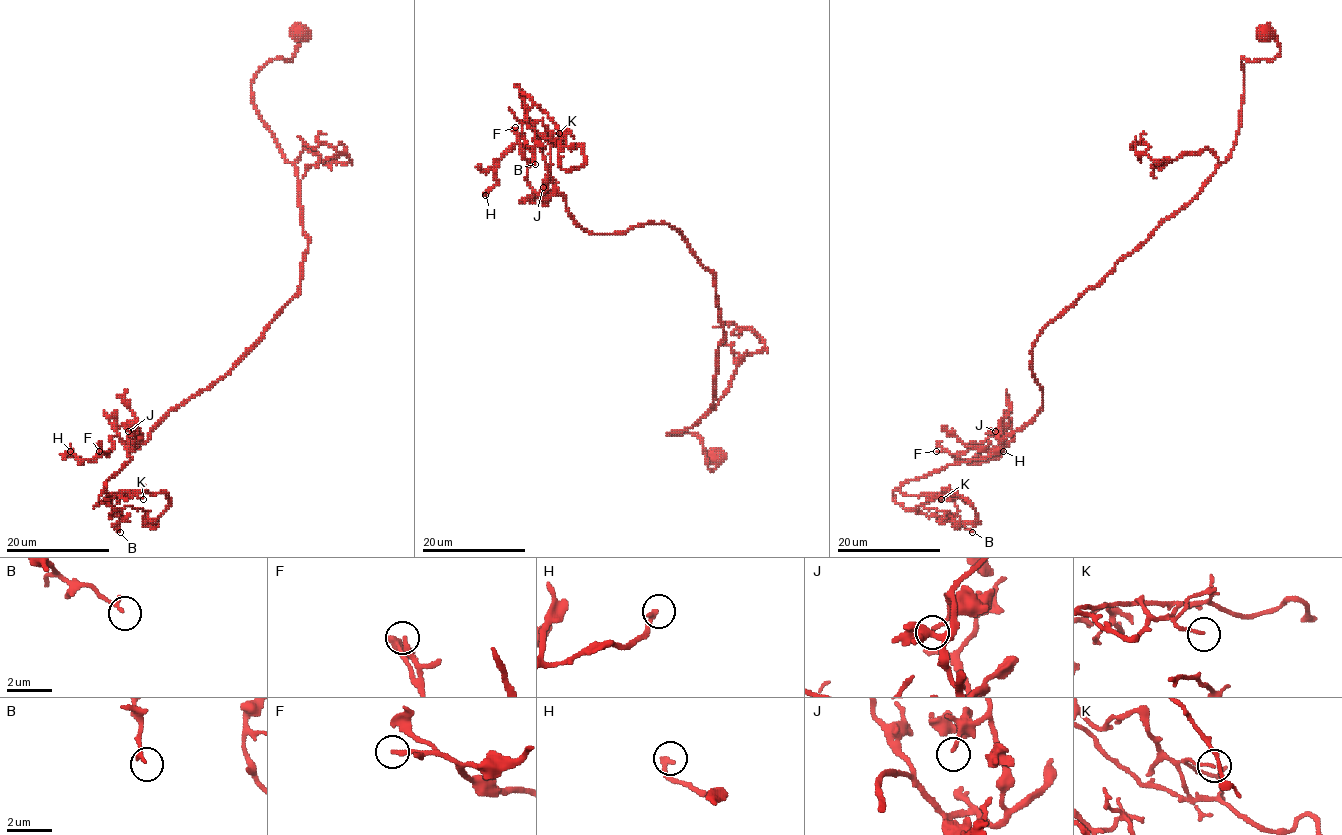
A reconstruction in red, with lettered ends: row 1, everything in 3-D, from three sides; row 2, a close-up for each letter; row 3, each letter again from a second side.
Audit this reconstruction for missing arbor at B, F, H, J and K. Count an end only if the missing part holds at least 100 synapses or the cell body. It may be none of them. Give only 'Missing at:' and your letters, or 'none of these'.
Missing at: none of these

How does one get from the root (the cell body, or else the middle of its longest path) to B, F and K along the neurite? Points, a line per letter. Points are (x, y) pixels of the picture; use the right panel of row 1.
B: (1266, 34), (1279, 53), (1242, 60), (1229, 156), (1038, 337), (1040, 411), (993, 455), (893, 492), (972, 532)
F: (1266, 34), (1279, 53), (1242, 60), (1229, 156), (1038, 337), (1040, 411), (1004, 447), (990, 437), (936, 451)
K: (1266, 34), (1279, 53), (1242, 60), (1229, 156), (1038, 337), (1040, 411), (993, 455), (900, 488), (941, 499)

